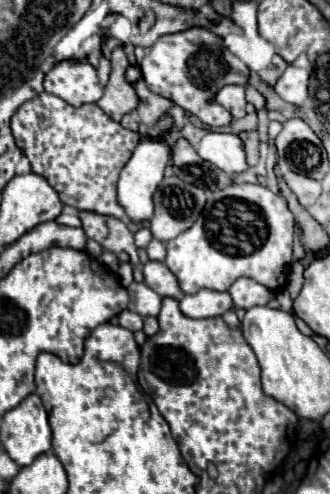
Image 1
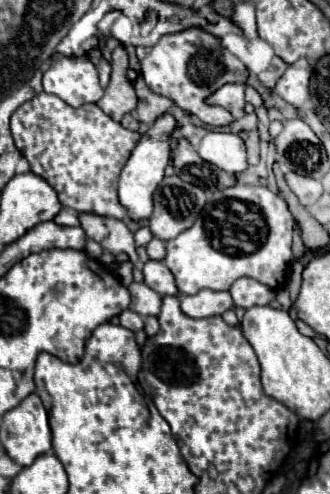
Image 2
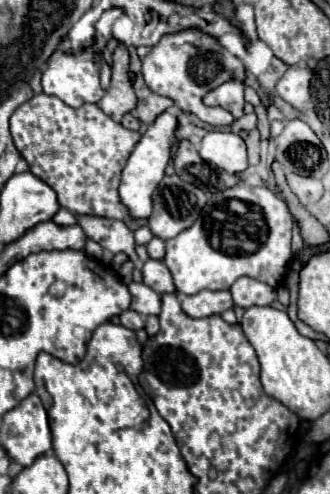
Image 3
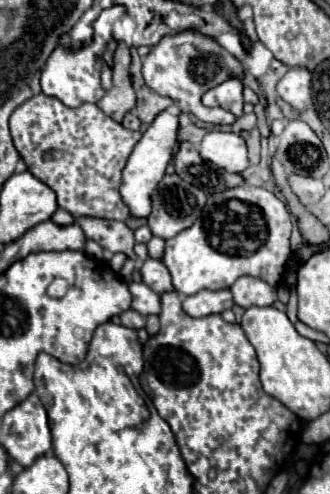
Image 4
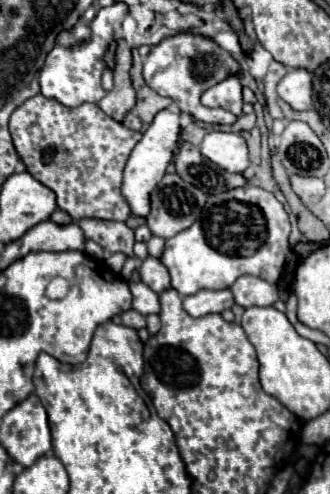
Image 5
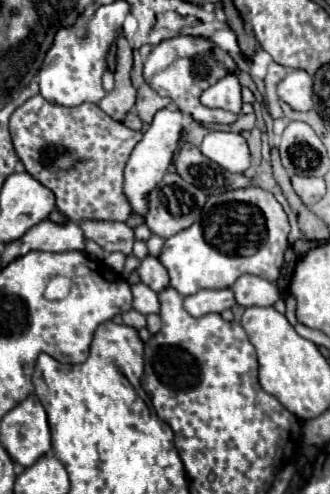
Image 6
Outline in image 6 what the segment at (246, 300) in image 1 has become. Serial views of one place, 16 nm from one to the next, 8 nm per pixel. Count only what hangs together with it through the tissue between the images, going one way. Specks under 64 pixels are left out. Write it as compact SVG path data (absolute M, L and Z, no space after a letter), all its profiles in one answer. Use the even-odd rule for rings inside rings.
M250 274L240 276L232 284L232 292L234 292L236 302L240 306L244 306L244 308L272 306L280 298L276 284L272 284L272 282L264 280L264 278L258 278L258 276L250 276Z

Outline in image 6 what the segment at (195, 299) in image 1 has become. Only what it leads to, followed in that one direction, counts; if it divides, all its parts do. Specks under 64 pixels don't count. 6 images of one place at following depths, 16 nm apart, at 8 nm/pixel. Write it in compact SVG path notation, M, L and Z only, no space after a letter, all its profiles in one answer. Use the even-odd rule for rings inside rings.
M230 288L224 290L200 290L184 298L184 308L190 316L204 316L210 312L222 312L236 304Z

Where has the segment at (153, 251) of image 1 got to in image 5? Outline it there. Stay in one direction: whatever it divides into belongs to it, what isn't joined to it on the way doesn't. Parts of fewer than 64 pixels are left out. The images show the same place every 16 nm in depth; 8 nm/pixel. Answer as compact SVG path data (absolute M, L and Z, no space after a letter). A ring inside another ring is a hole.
M152 236L146 246L148 246L148 254L150 254L152 258L160 258L162 252L164 252L164 240L158 238L158 236Z

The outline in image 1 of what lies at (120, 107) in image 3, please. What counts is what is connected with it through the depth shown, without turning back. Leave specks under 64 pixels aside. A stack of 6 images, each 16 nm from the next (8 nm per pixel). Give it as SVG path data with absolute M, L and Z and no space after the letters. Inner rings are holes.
M118 46L112 52L112 72L108 78L108 84L104 86L104 96L96 102L112 120L120 122L120 118L138 106L138 94L132 84L126 82L124 72L128 68L128 58L124 50Z

